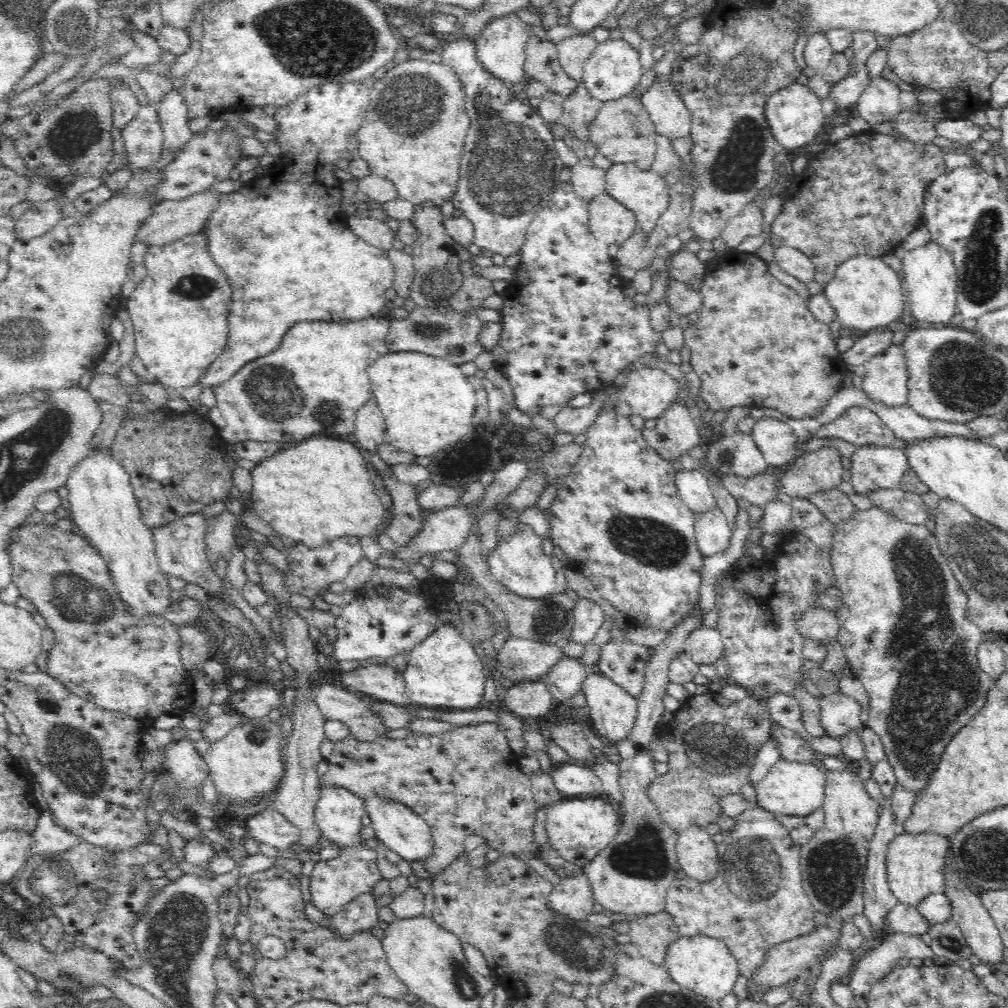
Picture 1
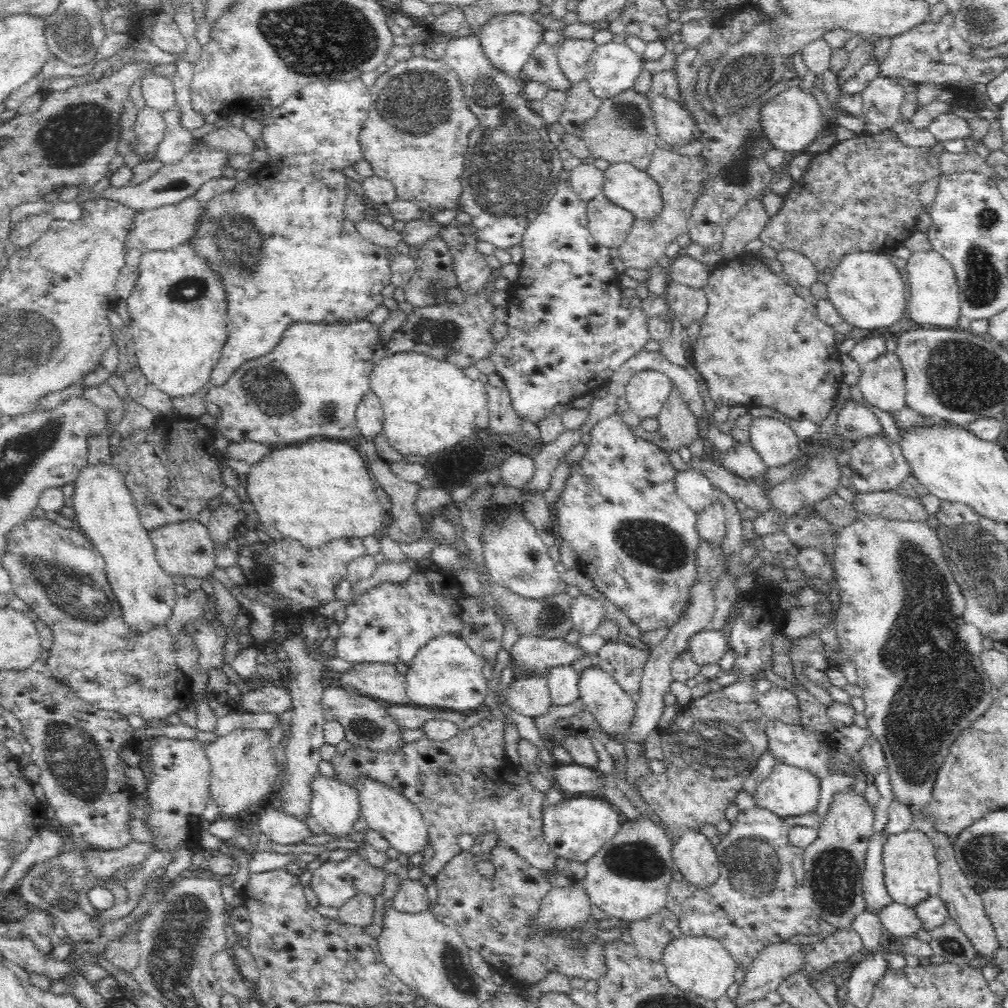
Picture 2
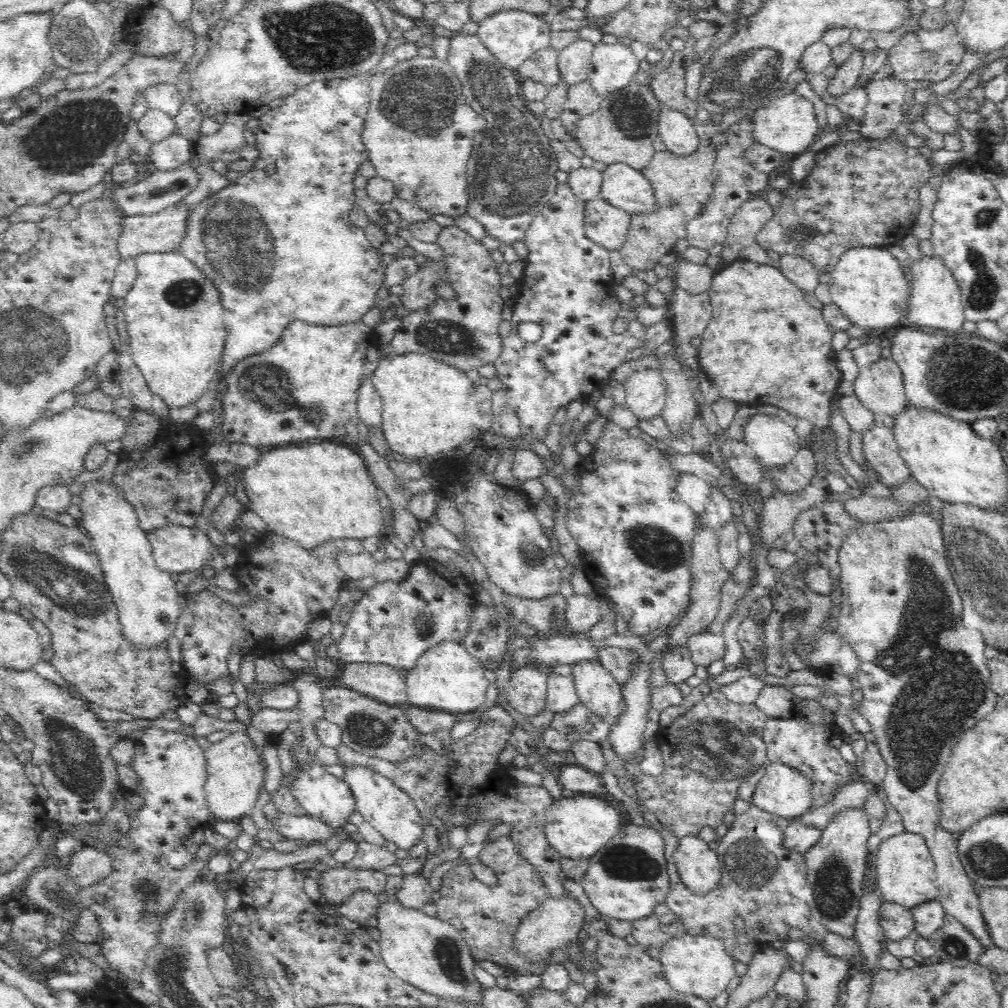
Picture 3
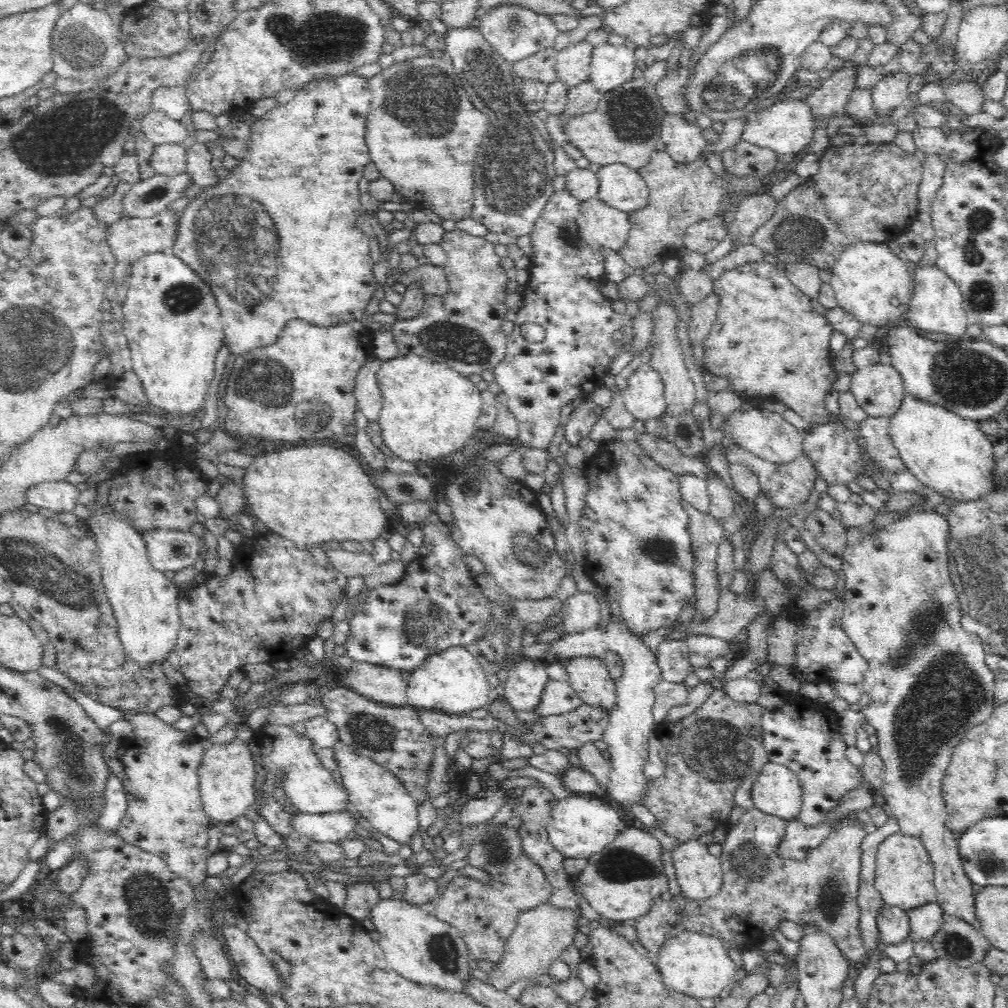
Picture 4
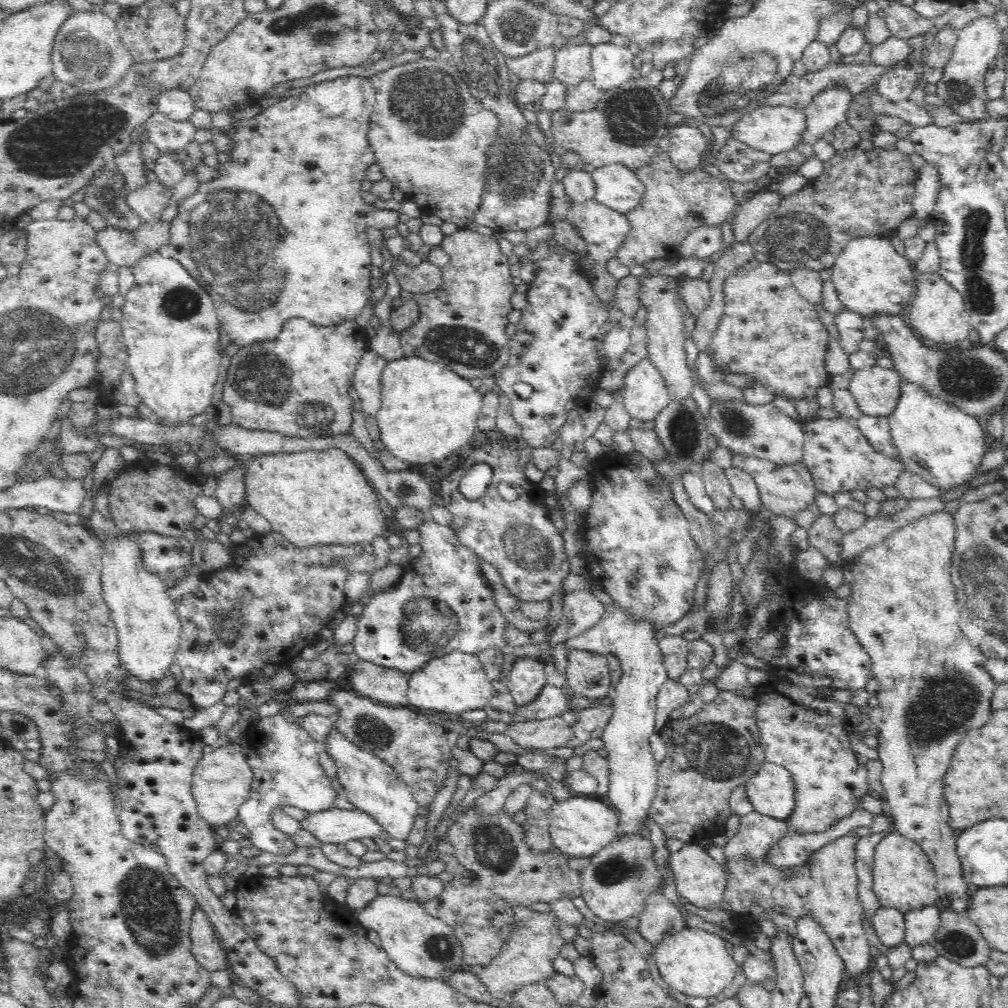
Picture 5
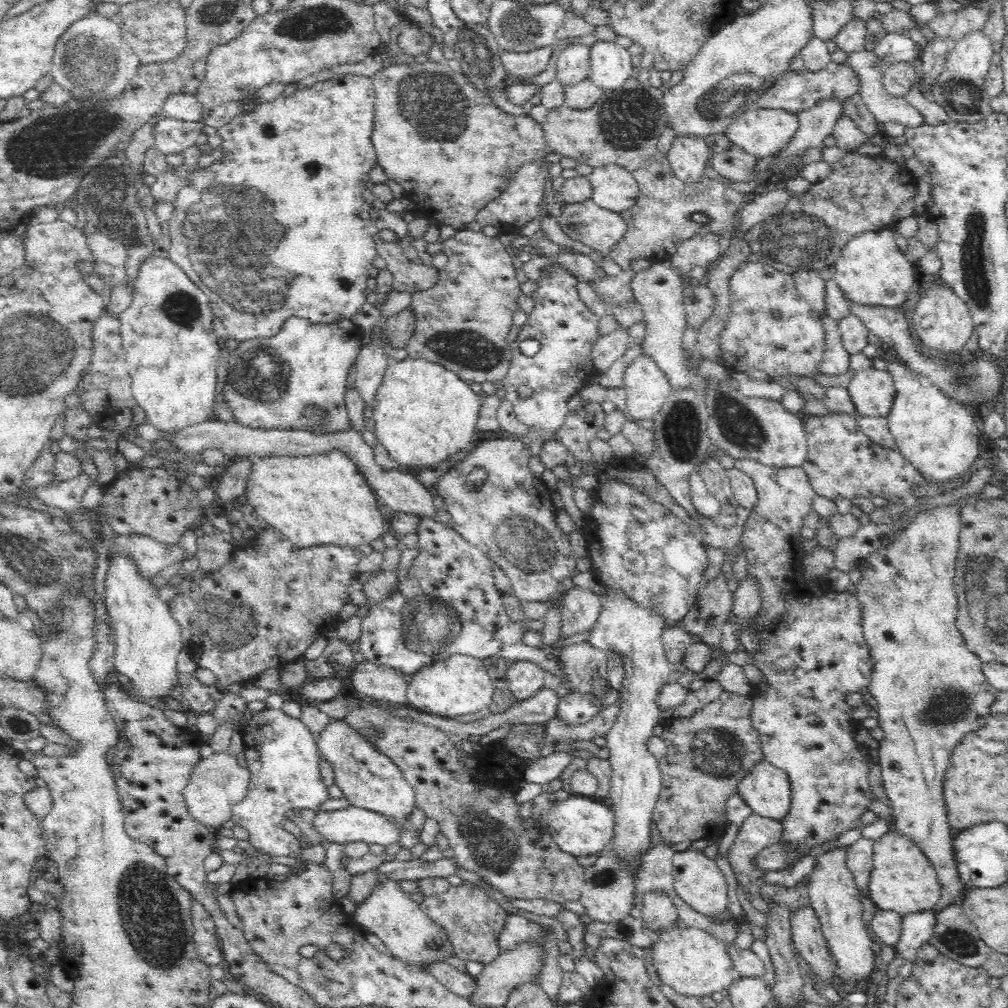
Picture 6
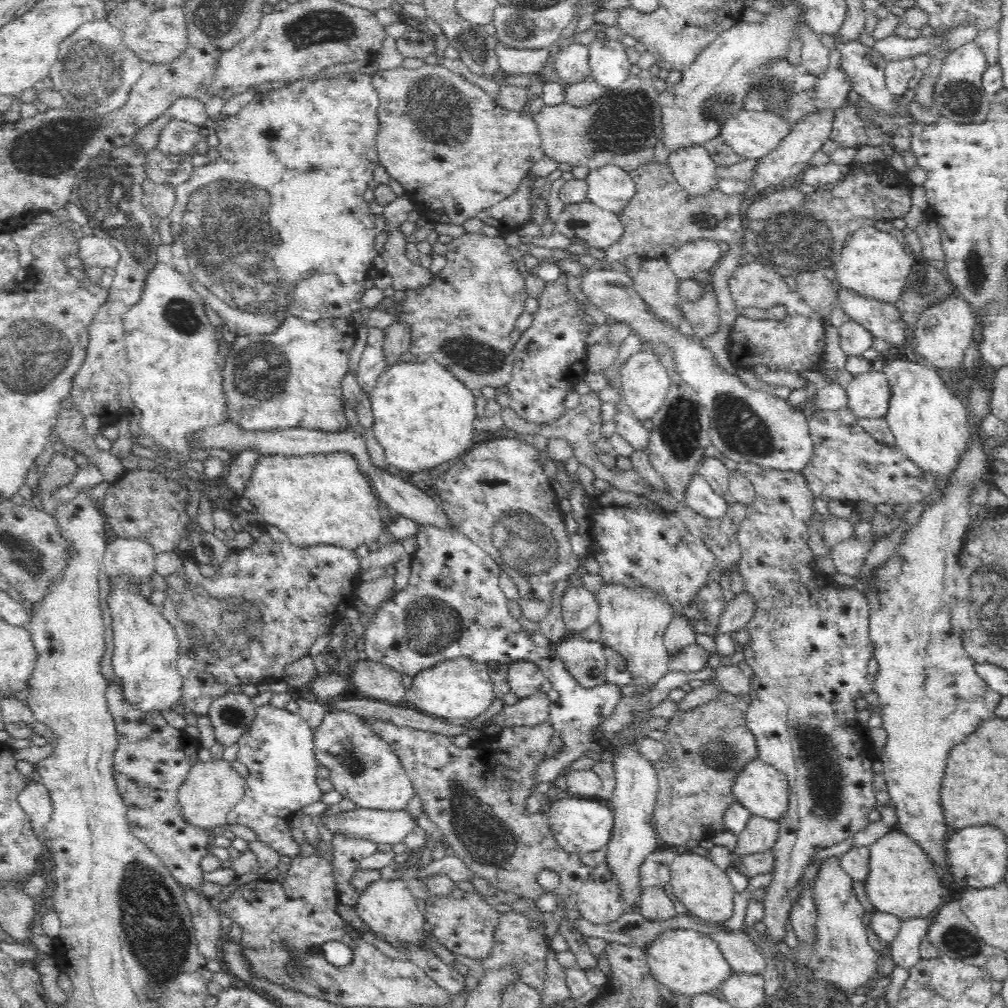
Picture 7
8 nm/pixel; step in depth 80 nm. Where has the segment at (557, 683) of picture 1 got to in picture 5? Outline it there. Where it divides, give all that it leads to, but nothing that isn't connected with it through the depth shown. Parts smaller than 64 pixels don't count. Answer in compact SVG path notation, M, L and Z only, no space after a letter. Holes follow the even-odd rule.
M545 684L534 702L526 704L526 707L516 706L516 714L520 714L525 719L542 720L572 711L572 708L581 709L592 704L589 698L584 698L574 690L566 688L565 685Z

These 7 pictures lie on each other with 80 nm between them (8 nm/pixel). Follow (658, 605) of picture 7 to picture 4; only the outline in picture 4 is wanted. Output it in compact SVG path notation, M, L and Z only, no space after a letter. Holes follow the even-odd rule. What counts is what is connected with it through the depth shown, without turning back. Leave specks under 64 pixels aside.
M611 621L606 627L598 626L574 634L563 634L547 646L542 660L553 662L557 660L573 661L574 658L602 658L607 650L620 653L624 659L624 674L615 682L617 706L609 714L610 720L602 740L609 751L610 776L607 792L612 799L624 806L642 805L643 794L646 794L647 778L642 772L645 758L648 756L648 735L656 726L653 718L654 685L661 679L661 670L653 652L641 642L642 636L637 636L627 628L624 621Z

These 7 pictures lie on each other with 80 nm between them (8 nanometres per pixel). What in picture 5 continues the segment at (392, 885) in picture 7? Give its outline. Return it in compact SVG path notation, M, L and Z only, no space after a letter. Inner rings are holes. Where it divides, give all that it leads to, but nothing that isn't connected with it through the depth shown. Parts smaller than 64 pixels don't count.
M378 895L362 912L355 915L367 930L372 930L380 936L382 949L388 958L407 976L414 978L427 978L427 980L440 980L444 983L452 982L452 974L461 972L464 964L463 945L458 941L454 928L444 921L426 912L422 904L414 900L406 900L397 895Z

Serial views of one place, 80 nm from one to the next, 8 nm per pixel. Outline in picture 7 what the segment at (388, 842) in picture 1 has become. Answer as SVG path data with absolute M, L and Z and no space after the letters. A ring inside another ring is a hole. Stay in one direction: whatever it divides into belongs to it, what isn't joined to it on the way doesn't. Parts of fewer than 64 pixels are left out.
M328 710L322 726L314 729L314 753L318 762L330 769L334 789L360 808L406 811L414 798L414 786L398 758L363 724L360 715Z

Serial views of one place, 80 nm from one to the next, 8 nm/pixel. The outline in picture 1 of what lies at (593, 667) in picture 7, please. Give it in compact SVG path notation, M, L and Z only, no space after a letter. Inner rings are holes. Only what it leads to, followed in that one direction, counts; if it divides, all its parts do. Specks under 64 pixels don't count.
M589 672L584 684L581 687L587 700L590 717L588 719L592 729L598 736L604 736L606 740L612 740L616 745L626 740L634 730L636 716L638 714L637 698L628 694L621 686L614 684L612 680L602 676L596 676Z

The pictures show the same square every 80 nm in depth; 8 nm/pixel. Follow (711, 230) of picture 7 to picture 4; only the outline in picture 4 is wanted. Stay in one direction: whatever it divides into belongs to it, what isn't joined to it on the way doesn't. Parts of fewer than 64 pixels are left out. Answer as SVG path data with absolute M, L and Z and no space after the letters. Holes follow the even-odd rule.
M736 118L724 122L724 130L714 144L706 143L696 159L687 163L674 160L666 150L652 153L650 162L638 170L650 189L650 204L646 208L629 213L631 229L628 240L619 250L620 256L633 269L639 271L654 262L680 256L678 249L683 246L687 228L694 222L712 218L721 207L723 186L721 179L708 166L708 158L722 155L741 141L747 122Z

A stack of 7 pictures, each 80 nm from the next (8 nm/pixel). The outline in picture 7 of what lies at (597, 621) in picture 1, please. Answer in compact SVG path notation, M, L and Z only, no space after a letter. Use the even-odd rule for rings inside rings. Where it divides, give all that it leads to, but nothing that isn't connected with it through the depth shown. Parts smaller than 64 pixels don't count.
M570 585L561 598L562 616L566 624L565 630L574 636L583 635L591 624L596 624L599 617L600 604L596 595L586 587Z

